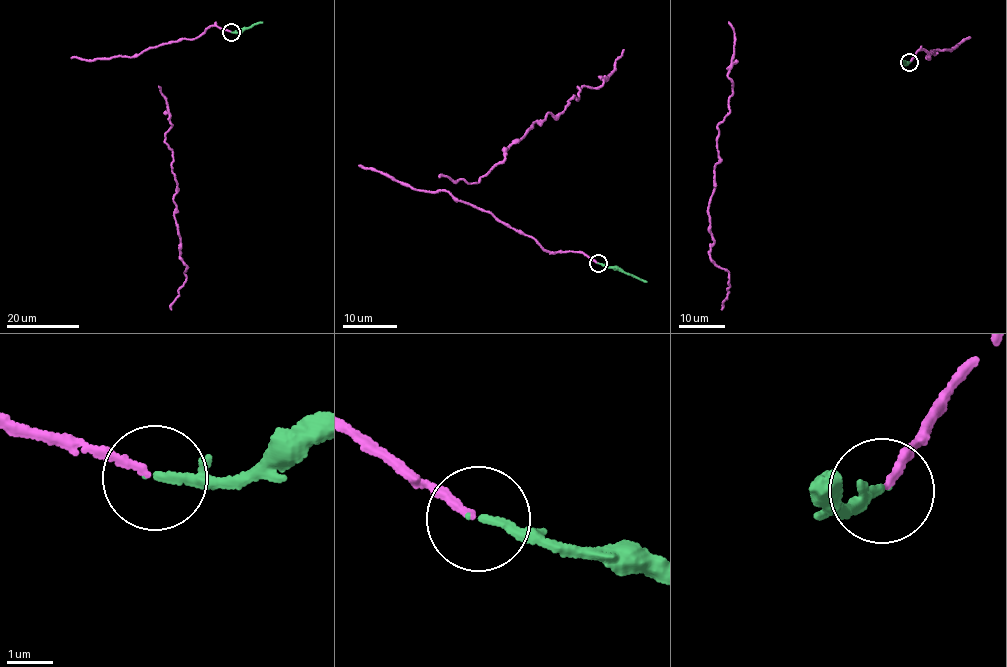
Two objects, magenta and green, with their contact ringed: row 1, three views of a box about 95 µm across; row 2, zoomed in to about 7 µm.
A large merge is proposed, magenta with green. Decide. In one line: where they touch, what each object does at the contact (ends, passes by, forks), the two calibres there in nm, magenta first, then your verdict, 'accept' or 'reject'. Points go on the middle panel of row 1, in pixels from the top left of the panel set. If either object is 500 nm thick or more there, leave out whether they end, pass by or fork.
place (598, 263); magenta ends; green ends; calibres 140 and 170 nm; accept

